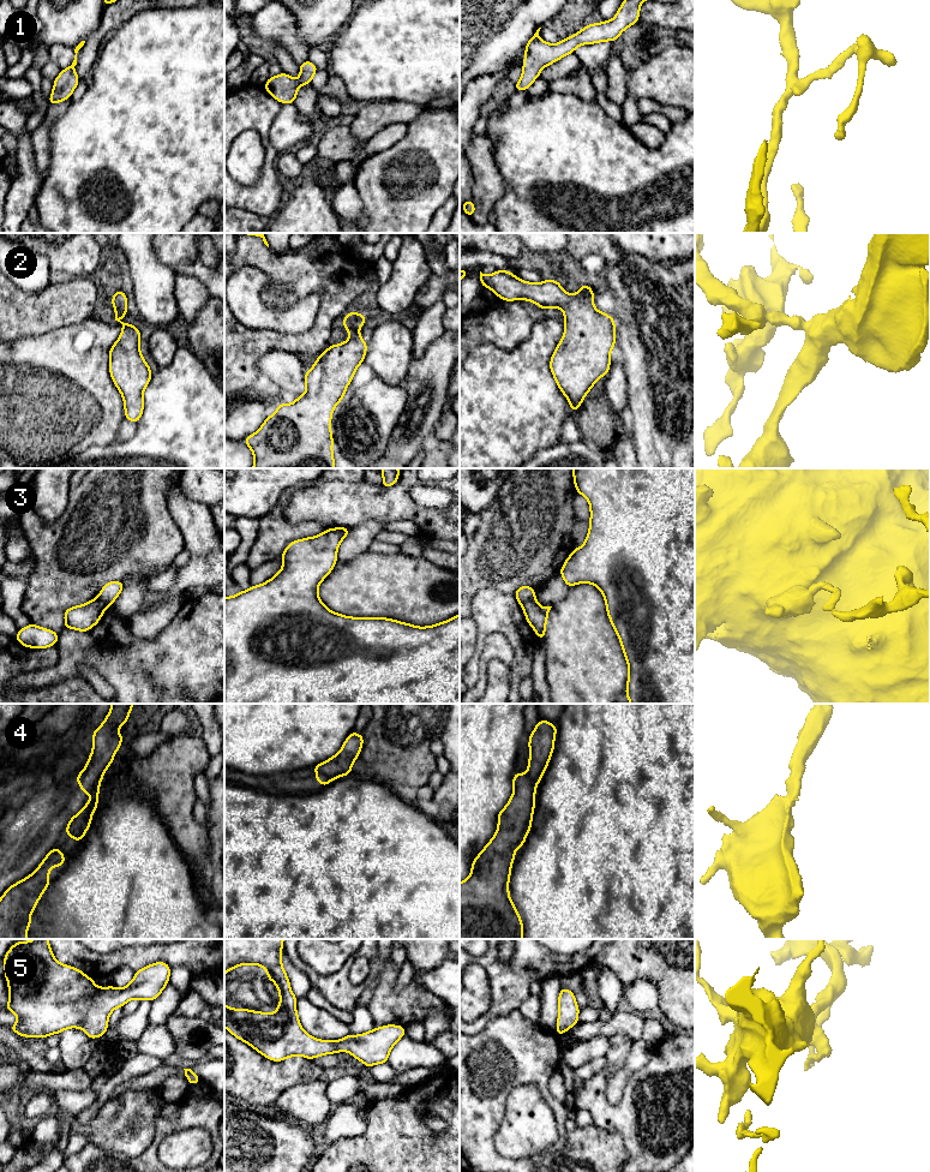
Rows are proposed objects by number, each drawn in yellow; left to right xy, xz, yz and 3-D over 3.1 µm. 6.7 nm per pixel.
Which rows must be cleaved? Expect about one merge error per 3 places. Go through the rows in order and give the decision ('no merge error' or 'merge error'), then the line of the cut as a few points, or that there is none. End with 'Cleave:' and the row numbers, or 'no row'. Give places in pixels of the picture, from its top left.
1: no merge error; cut none
2: no merge error; cut none
3: merge error; cut yz (534, 595), (521, 604)
4: merge error; cut xz (319, 773), (331, 779)
5: no merge error; cut none
Cleave: 3, 4

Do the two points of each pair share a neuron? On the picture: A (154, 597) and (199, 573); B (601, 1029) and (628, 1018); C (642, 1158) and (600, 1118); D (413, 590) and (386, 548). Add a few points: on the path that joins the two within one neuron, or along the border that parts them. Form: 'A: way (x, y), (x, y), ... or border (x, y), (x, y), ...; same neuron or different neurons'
A: way (164, 595), (178, 589), (188, 578); same neuron
B: way (607, 1028), (622, 1022); same neuron
C: way (638, 1144), (613, 1118); same neuron
D: border (368, 550), (400, 554); different neurons

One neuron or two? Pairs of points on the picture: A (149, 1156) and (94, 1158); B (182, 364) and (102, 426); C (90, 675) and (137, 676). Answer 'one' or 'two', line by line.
A: one
B: two
C: two

